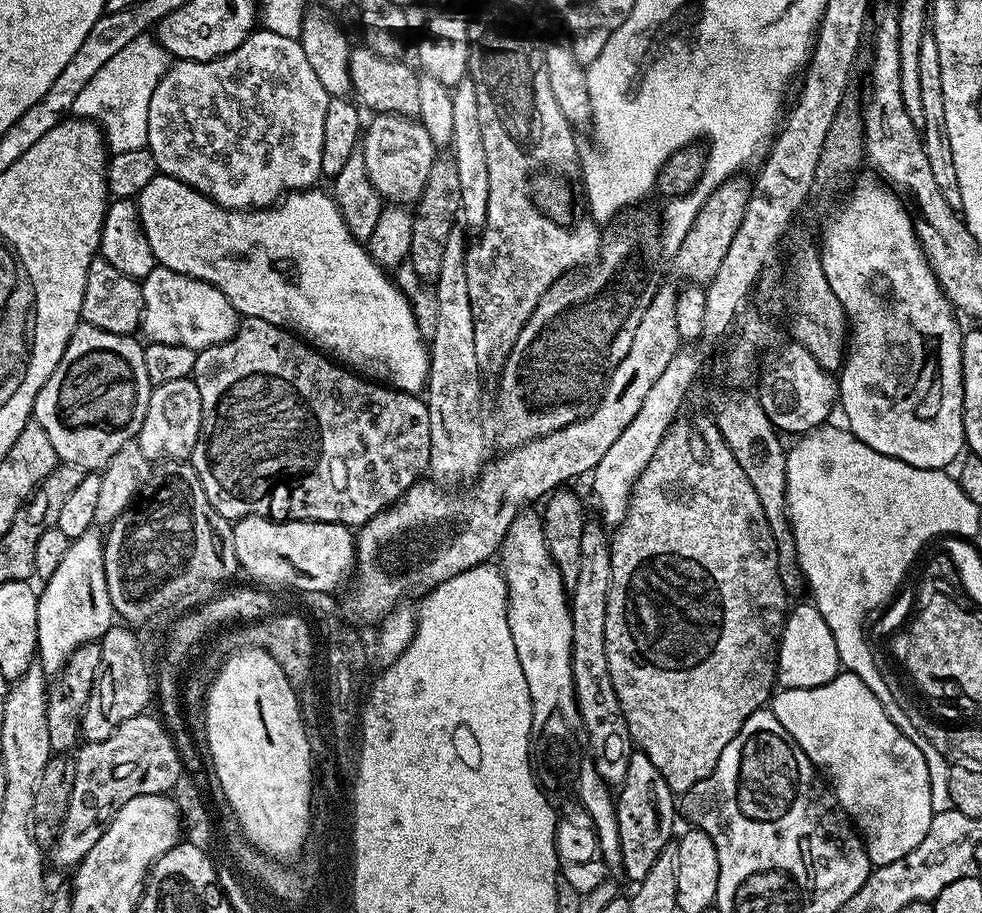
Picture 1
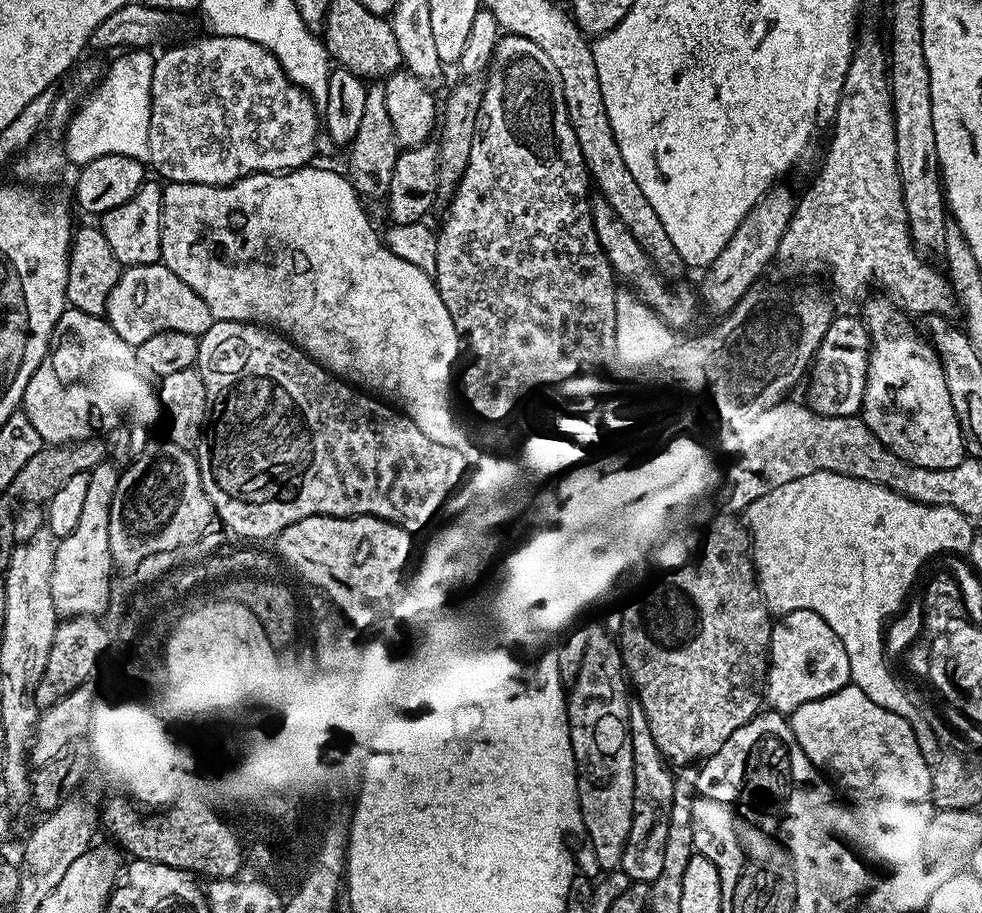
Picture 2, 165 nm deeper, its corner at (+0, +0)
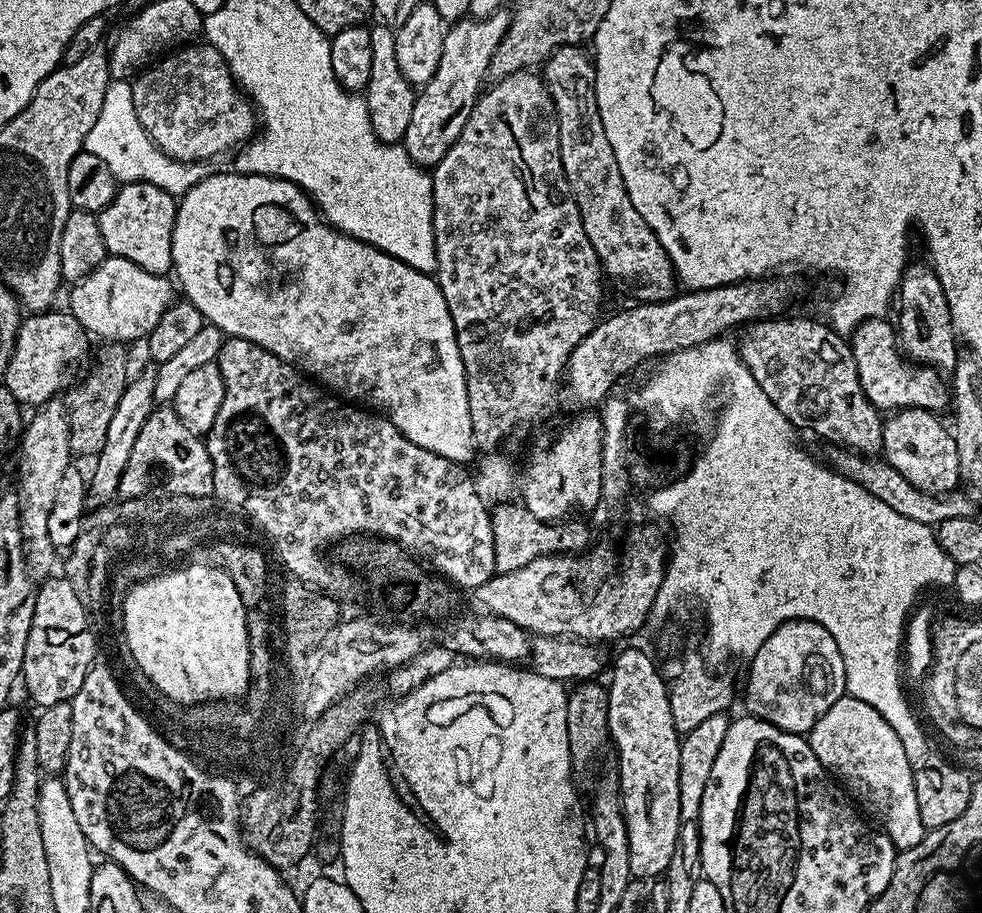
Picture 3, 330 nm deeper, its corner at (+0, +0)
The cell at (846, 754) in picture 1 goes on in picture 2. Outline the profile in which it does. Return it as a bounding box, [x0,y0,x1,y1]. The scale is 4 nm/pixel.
[790,682,934,866]

